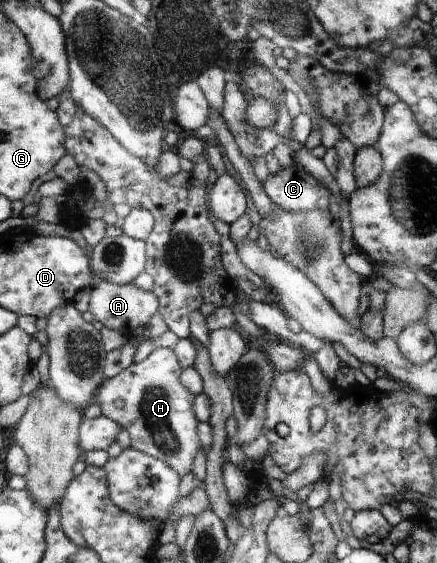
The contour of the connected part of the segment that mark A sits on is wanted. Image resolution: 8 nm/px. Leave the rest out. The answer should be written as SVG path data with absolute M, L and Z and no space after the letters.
M101 281L90 291L89 311L95 320L102 322L104 327L120 332L122 336L130 336L136 328L146 327L150 316L159 310L159 302L152 291L142 290L138 286L120 285L108 281Z

